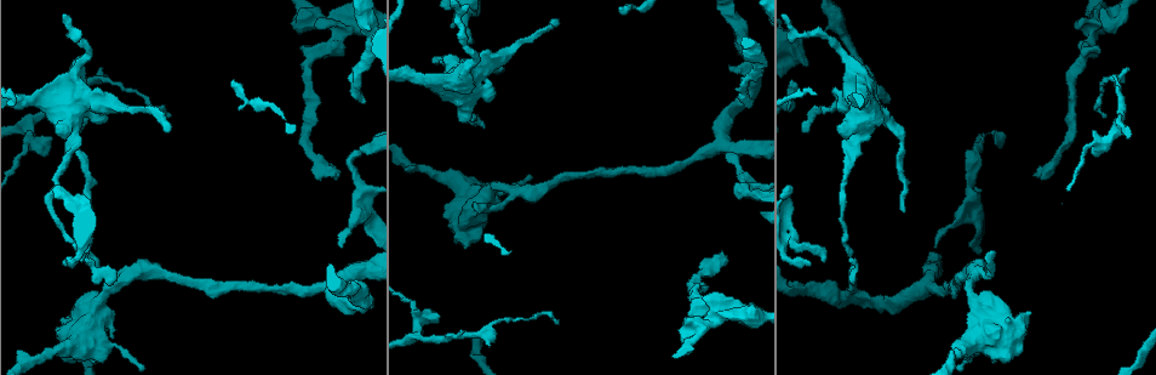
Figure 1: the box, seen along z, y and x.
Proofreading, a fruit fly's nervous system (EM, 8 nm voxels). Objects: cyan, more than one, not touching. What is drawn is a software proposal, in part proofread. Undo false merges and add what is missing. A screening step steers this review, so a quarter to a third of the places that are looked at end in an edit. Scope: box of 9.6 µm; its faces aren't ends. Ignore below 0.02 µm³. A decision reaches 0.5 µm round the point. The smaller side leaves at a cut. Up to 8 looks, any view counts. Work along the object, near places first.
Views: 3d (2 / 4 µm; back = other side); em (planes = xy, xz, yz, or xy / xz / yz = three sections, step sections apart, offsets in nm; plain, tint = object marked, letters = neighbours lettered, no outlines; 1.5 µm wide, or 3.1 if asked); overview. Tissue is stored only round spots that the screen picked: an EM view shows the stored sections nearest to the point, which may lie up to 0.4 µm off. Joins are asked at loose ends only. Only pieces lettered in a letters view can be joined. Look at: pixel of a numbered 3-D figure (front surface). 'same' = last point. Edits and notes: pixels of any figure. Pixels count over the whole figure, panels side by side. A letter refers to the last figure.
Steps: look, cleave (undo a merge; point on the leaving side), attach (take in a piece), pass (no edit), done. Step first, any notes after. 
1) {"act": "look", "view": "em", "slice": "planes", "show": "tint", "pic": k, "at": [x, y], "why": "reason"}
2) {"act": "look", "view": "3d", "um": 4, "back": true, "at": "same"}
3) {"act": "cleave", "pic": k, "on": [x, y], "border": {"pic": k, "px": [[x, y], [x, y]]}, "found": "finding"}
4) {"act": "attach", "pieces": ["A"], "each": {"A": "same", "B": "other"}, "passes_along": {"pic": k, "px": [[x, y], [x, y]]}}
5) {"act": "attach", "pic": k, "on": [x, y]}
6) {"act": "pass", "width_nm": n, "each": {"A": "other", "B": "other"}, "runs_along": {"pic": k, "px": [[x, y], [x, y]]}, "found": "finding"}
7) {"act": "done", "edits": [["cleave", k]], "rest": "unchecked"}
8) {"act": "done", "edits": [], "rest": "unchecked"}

{"act": "look", "view": "3d", "um": 2, "pic": 1, "at": [994, 253], "why": "free end"}

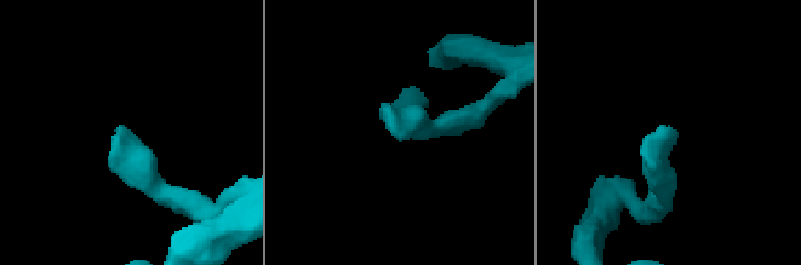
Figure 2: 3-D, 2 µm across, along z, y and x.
{"act": "look", "view": "em", "slice": "xz", "step": 8, "show": "plain", "pic": 2, "at": [397, 137]}

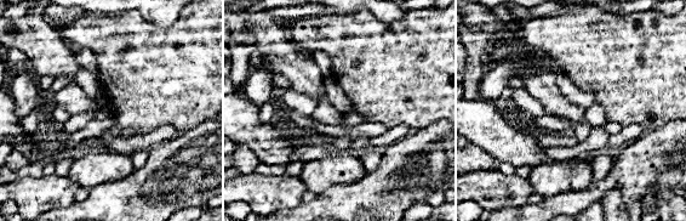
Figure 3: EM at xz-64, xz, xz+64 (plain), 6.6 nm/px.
{"act": "look", "view": "em", "slice": "xz", "step": 8, "show": "letters", "at": "same", "why": "what lies round it"}

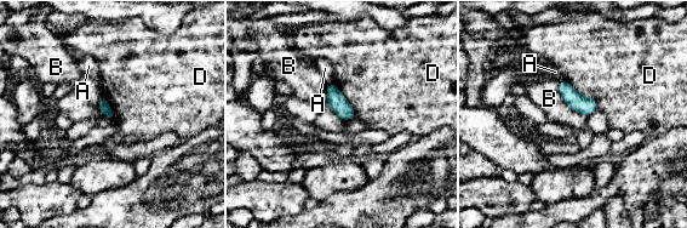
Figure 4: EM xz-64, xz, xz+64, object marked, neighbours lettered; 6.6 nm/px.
{"act": "pass", "each": {"A": "other", "B": "other", "D": "other"}, "border": {"pic": 4, "px": [[565, 79], [591, 96], [597, 109]]}, "found": "no lettered piece goes on from it"}

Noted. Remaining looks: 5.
{"act": "look", "view": "3d", "um": 4, "pic": 1, "at": [450, 27], "why": "free end"}

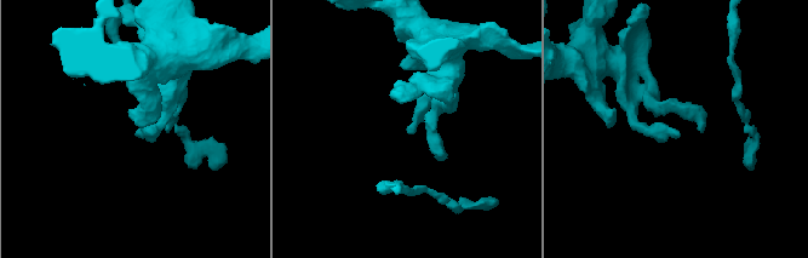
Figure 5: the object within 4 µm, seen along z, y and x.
{"act": "look", "view": "em", "slice": "xz", "step": 4, "show": "tint", "pic": 5, "at": [680, 136]}

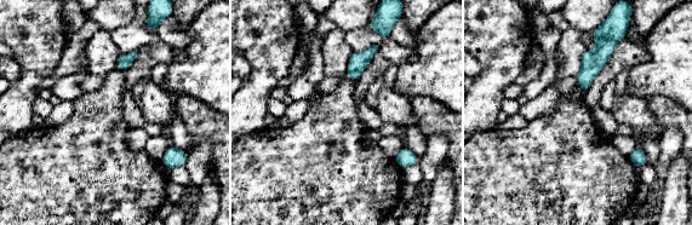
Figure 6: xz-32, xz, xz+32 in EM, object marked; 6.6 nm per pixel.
{"act": "look", "view": "em", "slice": "planes", "show": "letters", "at": "same"}

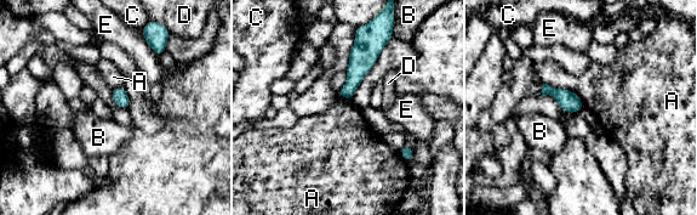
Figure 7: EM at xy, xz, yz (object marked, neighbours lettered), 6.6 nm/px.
{"act": "pass", "longest_contact_nm": ["A", 320], "each": {"A": "other", "B": "other", "C": "other", "D": "other", "E": "other"}, "border": {"pic": 7, "px": [[543, 81], [569, 89], [583, 105]]}, "found": "none of them fits"}

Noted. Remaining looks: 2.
{"act": "look", "view": "em", "slice": "yz", "step": 4, "show": "plain", "pic": 1, "at": [332, 174]}

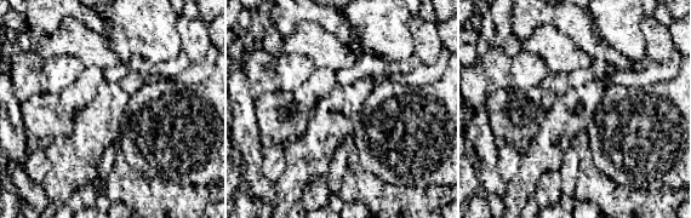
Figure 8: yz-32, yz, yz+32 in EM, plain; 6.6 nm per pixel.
{"act": "look", "view": "em", "slice": "yz", "step": 4, "show": "letters", "at": "same", "why": "what lies round it"}

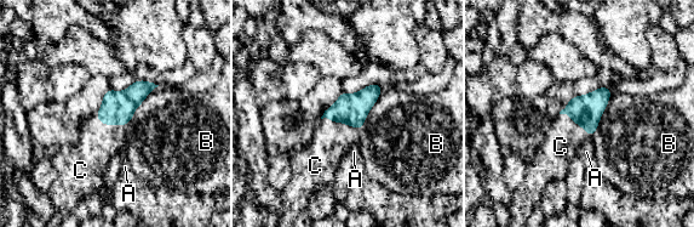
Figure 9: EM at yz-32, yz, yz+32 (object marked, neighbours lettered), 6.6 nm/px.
{"act": "attach", "pieces": ["C"], "each": {"A": "other", "B": "other", "C": "same"}, "passes_along": {"pic": 9, "px": [[586, 111], [575, 121], [562, 140]]}, "found": "the neuron continues"}

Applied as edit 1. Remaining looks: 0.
{"act": "done", "edits": [["attach", 9]], "rest": "unchecked"}

